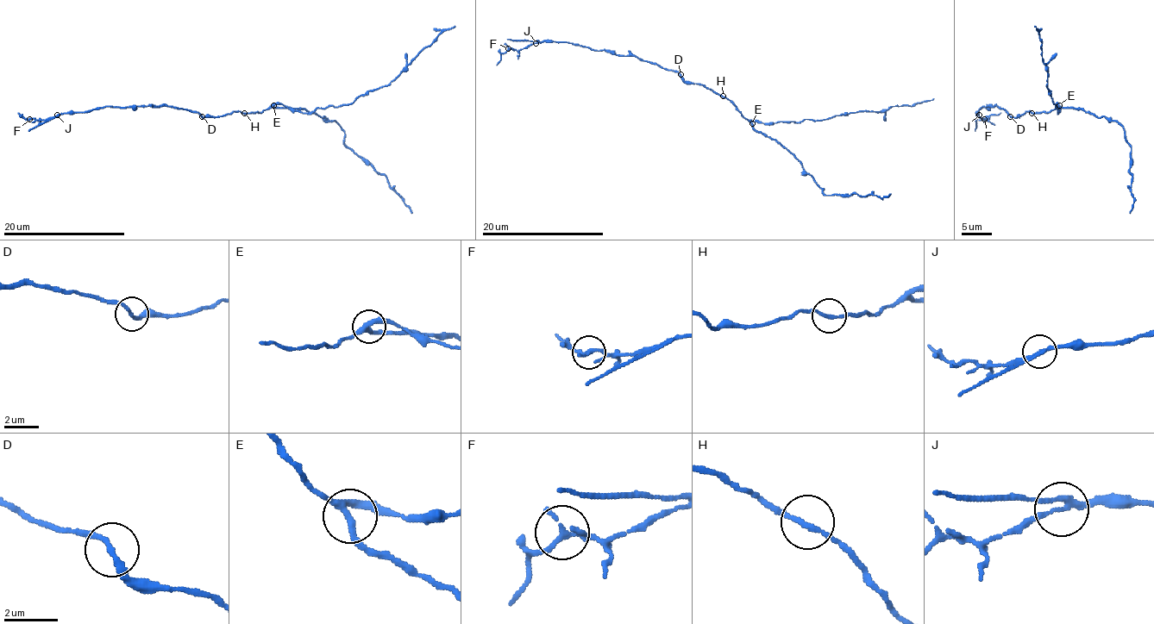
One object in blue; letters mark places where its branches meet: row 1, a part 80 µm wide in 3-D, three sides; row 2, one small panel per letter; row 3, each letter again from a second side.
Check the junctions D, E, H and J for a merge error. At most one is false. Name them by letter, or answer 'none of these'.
J

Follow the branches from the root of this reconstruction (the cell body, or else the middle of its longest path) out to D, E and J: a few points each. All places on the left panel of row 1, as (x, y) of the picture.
D: (243, 113), (234, 111), (223, 116), (202, 116)
E: (243, 113), (261, 113), (273, 105)
J: (243, 113), (234, 111), (223, 116), (203, 117), (198, 113), (178, 107), (132, 105), (57, 115)

